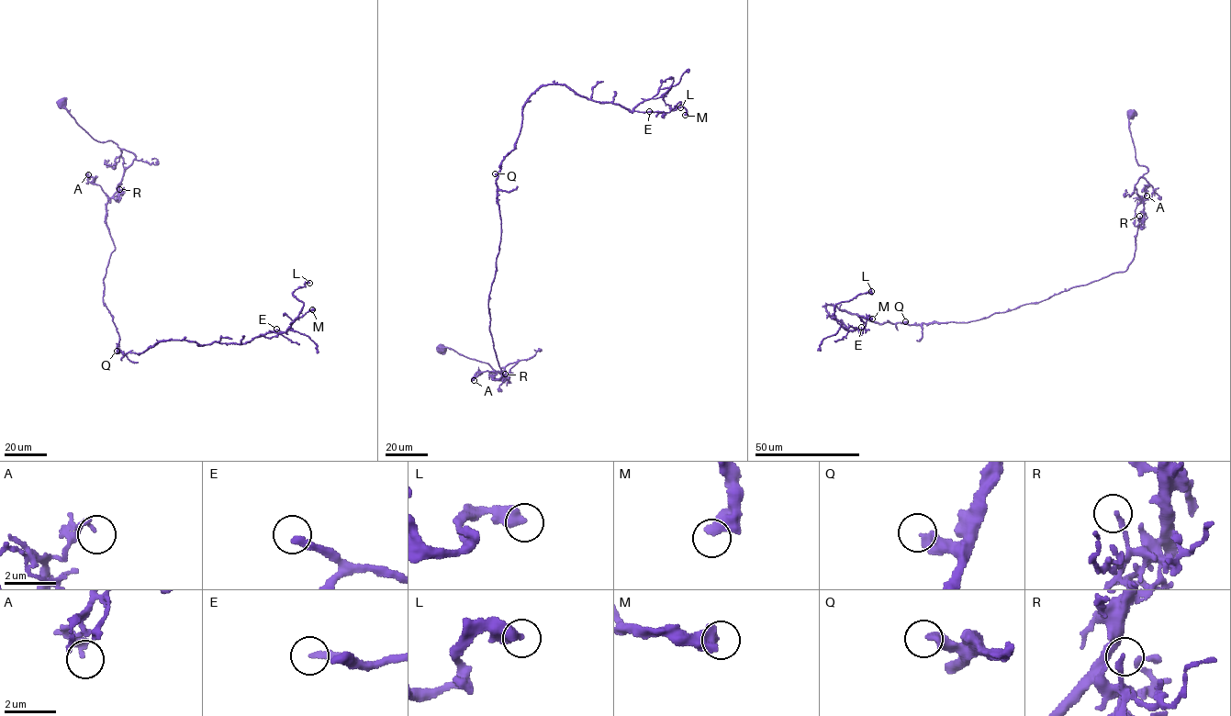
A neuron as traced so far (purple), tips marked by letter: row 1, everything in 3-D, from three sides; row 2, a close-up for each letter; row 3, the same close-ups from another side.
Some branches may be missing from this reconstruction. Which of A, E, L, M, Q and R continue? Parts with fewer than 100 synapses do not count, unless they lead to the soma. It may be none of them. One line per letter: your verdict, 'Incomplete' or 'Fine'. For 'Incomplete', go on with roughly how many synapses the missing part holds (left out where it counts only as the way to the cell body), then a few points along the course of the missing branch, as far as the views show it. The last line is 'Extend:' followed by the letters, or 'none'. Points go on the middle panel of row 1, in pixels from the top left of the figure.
A: Fine
E: Fine
L: Fine
M: Fine
Q: Fine
R: Fine
Extend: none

